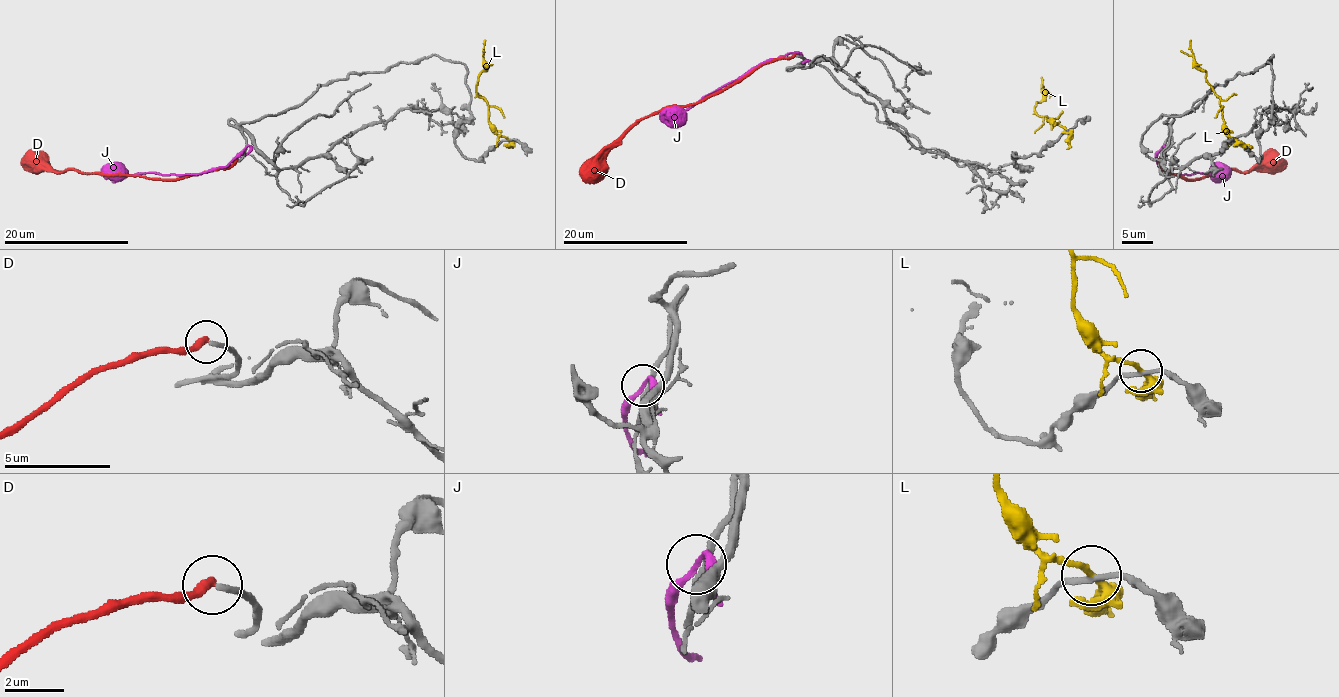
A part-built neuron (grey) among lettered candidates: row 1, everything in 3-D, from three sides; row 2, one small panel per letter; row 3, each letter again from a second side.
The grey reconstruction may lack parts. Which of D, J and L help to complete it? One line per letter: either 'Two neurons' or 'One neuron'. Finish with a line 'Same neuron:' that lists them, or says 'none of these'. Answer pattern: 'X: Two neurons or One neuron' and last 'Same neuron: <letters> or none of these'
D: Two neurons
J: Two neurons
L: Two neurons
Same neuron: none of these

